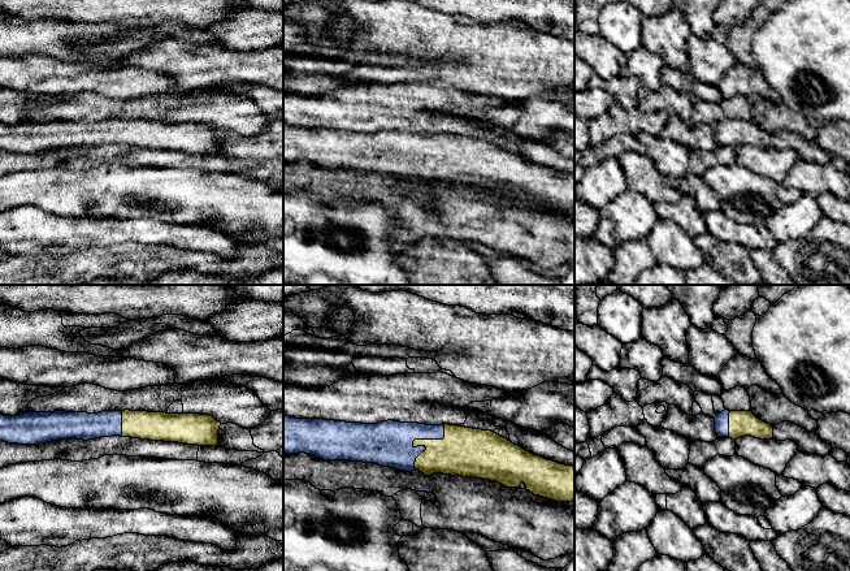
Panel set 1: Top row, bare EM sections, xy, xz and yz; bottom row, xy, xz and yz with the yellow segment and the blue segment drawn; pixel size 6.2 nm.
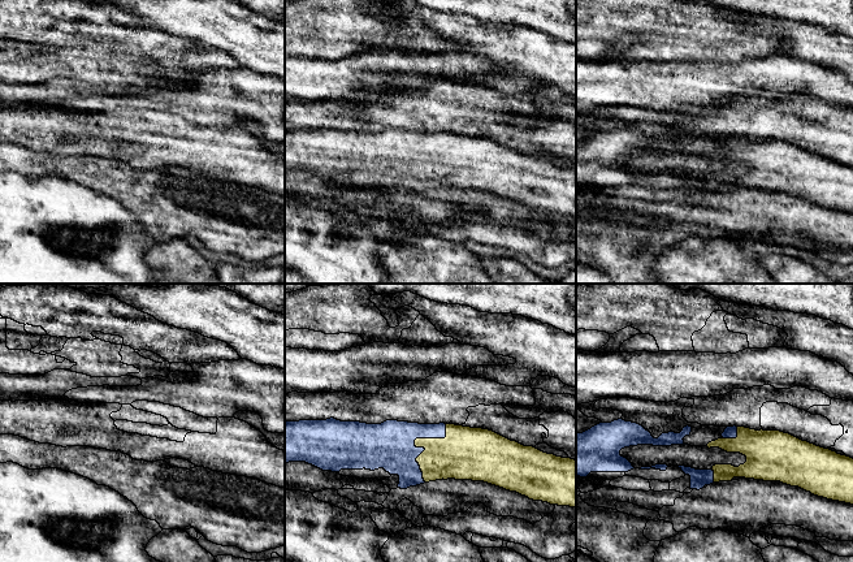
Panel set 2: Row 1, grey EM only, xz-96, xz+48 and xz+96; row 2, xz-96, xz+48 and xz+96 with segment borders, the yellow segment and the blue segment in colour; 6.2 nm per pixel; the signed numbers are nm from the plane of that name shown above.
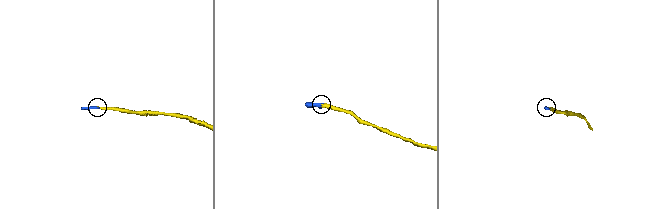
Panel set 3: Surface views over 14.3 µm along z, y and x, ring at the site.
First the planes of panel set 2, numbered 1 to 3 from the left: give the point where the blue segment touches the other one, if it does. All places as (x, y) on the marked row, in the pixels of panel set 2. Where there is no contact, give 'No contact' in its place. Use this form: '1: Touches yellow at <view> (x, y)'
1: No contact
2: Touches yellow at xz+48 (415, 442)
3: Touches yellow at xz+96 (734, 439)

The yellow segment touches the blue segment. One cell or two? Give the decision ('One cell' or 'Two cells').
One cell

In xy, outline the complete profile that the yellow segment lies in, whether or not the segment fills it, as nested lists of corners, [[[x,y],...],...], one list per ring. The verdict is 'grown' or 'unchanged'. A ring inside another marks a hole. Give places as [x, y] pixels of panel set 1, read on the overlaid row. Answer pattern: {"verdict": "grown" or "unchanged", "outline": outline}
{"verdict": "grown", "outline": [[[130,410],[101,411],[97,414],[30,411],[17,416],[4,416],[0,414],[0,441],[18,445],[42,445],[66,438],[88,441],[100,437],[120,436],[198,446],[217,446],[220,425],[221,423],[213,416],[199,414],[166,414]]]}

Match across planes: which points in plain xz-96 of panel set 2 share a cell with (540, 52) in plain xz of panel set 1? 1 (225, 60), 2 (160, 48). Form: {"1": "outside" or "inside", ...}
{"1": "inside", "2": "inside"}

